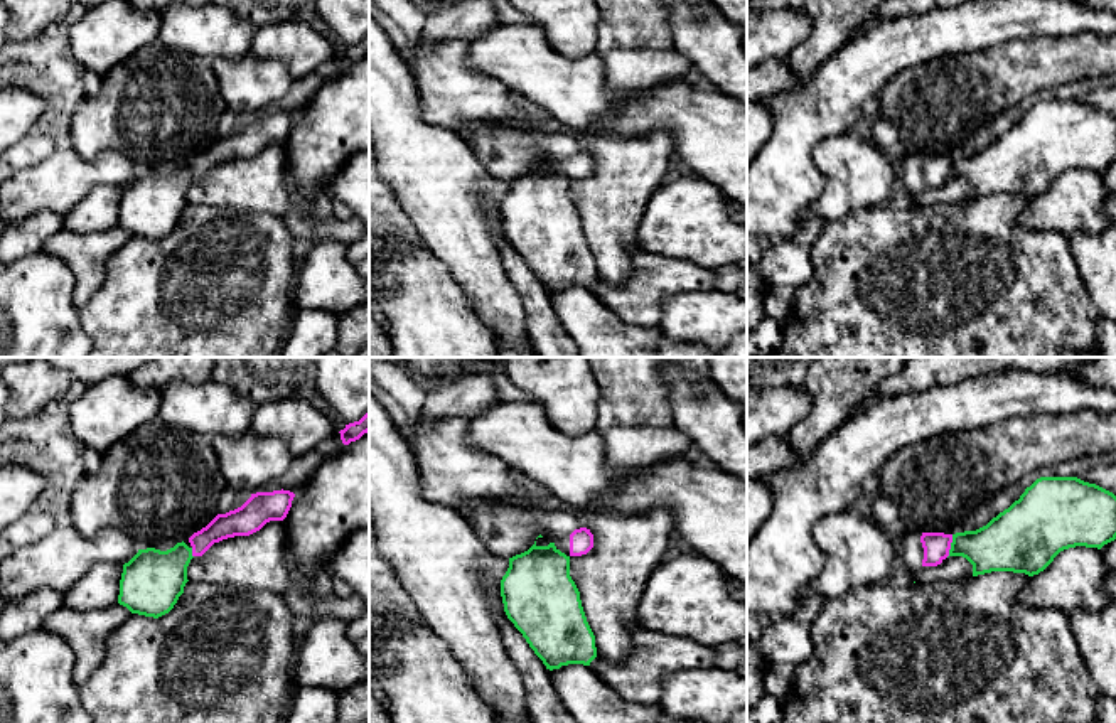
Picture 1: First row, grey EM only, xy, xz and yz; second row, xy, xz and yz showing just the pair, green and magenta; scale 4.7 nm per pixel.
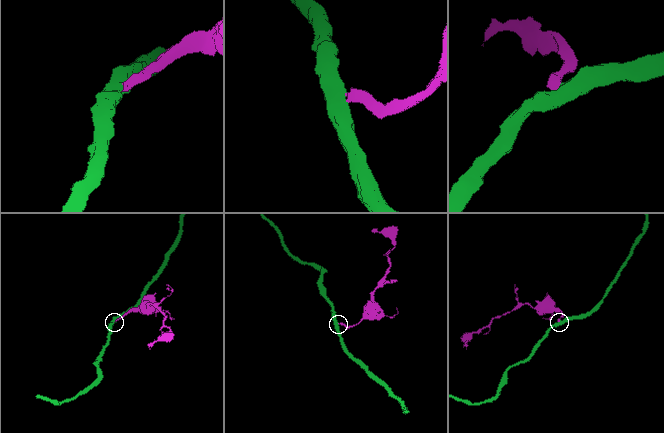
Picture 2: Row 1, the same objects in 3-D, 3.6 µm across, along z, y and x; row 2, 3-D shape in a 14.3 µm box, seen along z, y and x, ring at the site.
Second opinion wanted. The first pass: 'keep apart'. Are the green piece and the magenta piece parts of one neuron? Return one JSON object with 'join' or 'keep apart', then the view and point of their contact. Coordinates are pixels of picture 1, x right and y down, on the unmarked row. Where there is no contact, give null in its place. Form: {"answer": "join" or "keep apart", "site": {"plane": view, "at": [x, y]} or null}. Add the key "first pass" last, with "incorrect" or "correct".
{"answer": "keep apart", "site": {"plane": "yz", "at": [951, 169]}, "first pass": "correct"}

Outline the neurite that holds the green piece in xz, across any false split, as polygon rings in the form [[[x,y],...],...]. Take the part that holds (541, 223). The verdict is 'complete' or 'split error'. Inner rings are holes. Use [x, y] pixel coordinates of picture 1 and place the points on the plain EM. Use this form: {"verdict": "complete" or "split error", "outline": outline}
{"verdict": "complete", "outline": [[[555,165],[534,167],[512,180],[501,202],[504,234],[546,292],[597,280],[580,214],[570,199],[570,179]]]}

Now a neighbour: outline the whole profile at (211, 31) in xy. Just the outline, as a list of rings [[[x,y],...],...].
[[[212,2],[202,7],[174,3],[162,13],[158,40],[170,51],[202,59],[238,59],[251,54],[256,27]]]

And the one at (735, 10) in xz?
[[[711,0],[711,3],[732,22],[747,32],[747,0]]]

